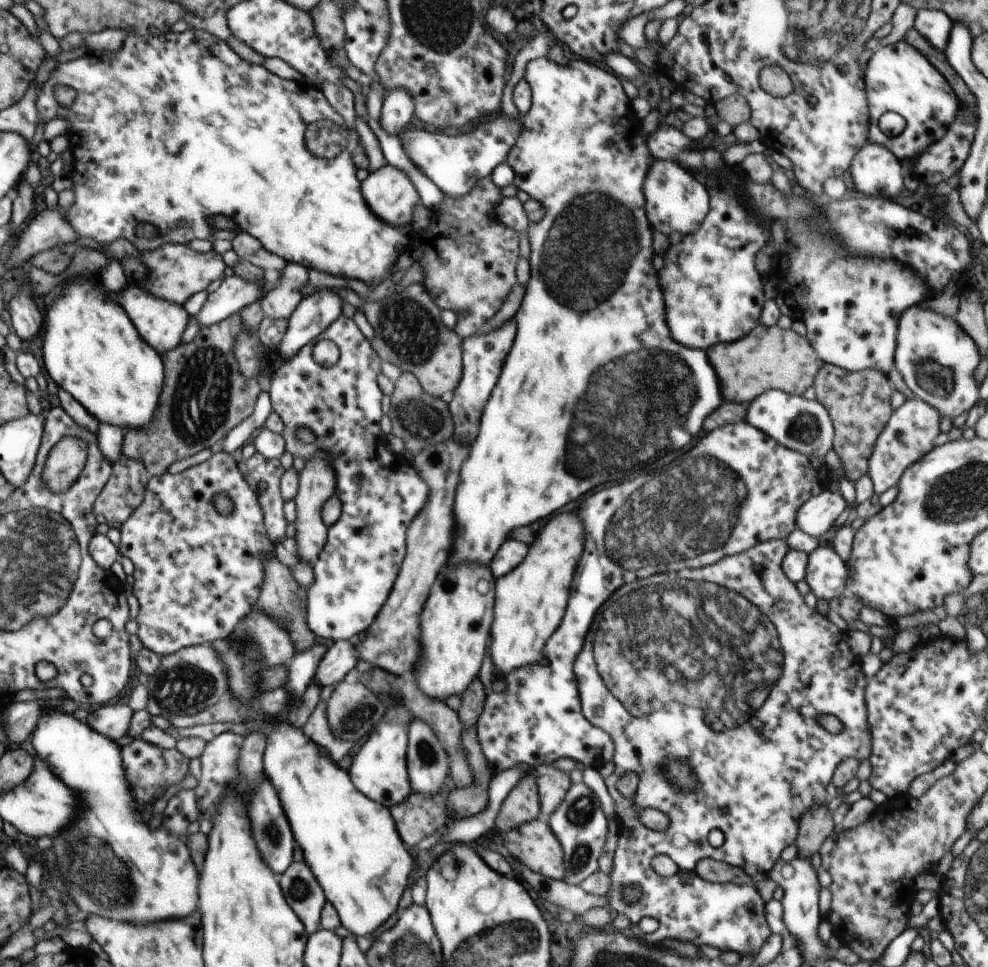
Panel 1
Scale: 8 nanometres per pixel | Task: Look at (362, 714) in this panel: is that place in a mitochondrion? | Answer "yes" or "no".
yes

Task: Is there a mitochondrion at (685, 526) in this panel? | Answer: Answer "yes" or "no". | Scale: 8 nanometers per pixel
yes

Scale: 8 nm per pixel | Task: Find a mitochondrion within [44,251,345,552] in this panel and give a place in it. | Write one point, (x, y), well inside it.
(200, 403)

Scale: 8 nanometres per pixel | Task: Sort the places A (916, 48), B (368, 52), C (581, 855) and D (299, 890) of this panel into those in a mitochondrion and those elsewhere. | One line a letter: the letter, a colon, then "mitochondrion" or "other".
A: other
B: other
C: mitochondrion
D: mitochondrion

